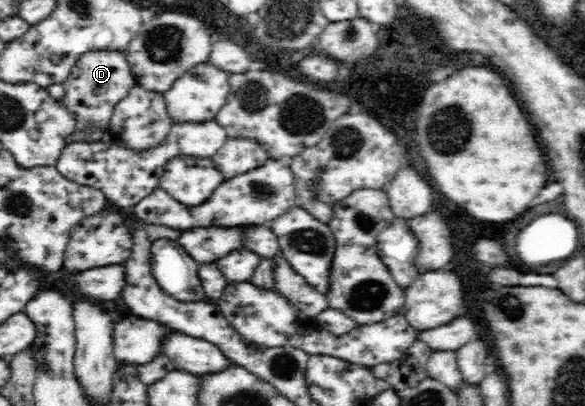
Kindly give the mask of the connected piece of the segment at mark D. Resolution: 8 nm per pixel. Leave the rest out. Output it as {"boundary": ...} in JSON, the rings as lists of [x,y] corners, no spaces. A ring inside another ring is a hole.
{"boundary":[[[98,49],[97,52],[85,52],[79,56],[72,66],[68,77],[62,82],[64,93],[57,100],[64,105],[67,111],[73,113],[79,131],[96,128],[101,136],[97,141],[108,141],[110,139],[110,120],[113,110],[123,98],[129,94],[129,90],[136,84],[132,69],[129,68],[125,51],[117,49]]]}

